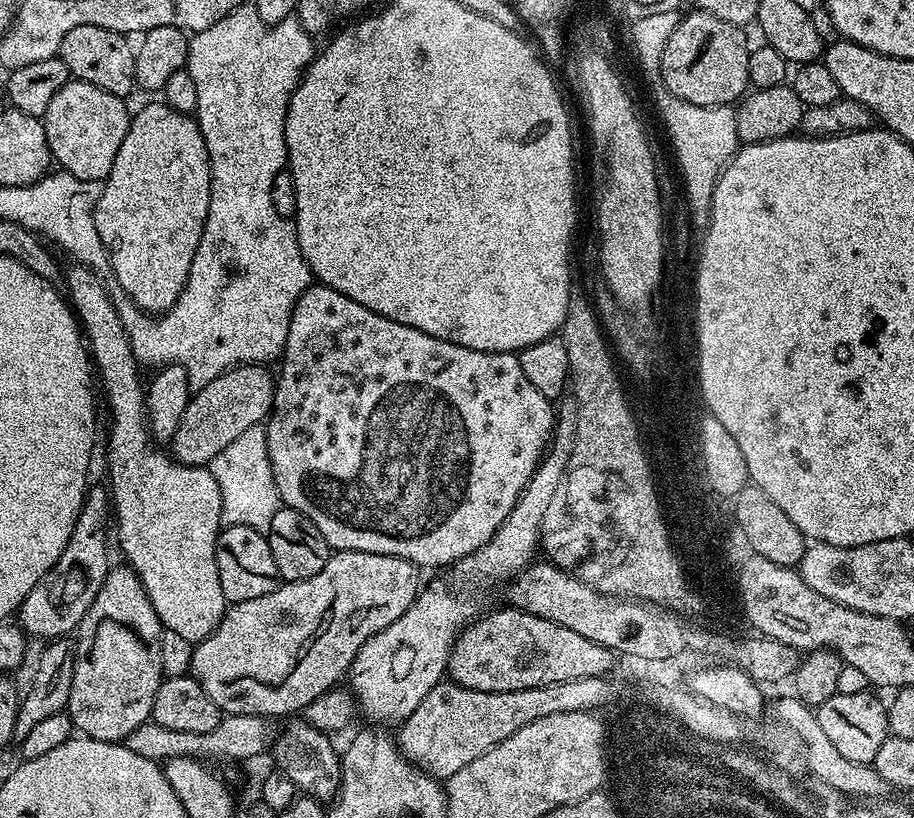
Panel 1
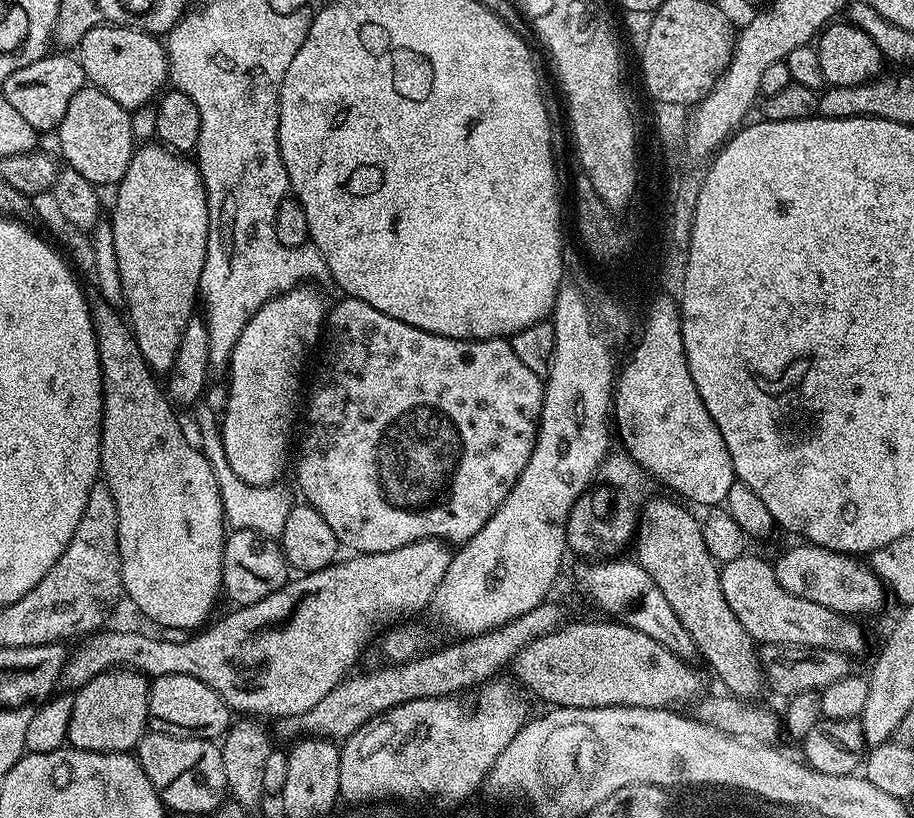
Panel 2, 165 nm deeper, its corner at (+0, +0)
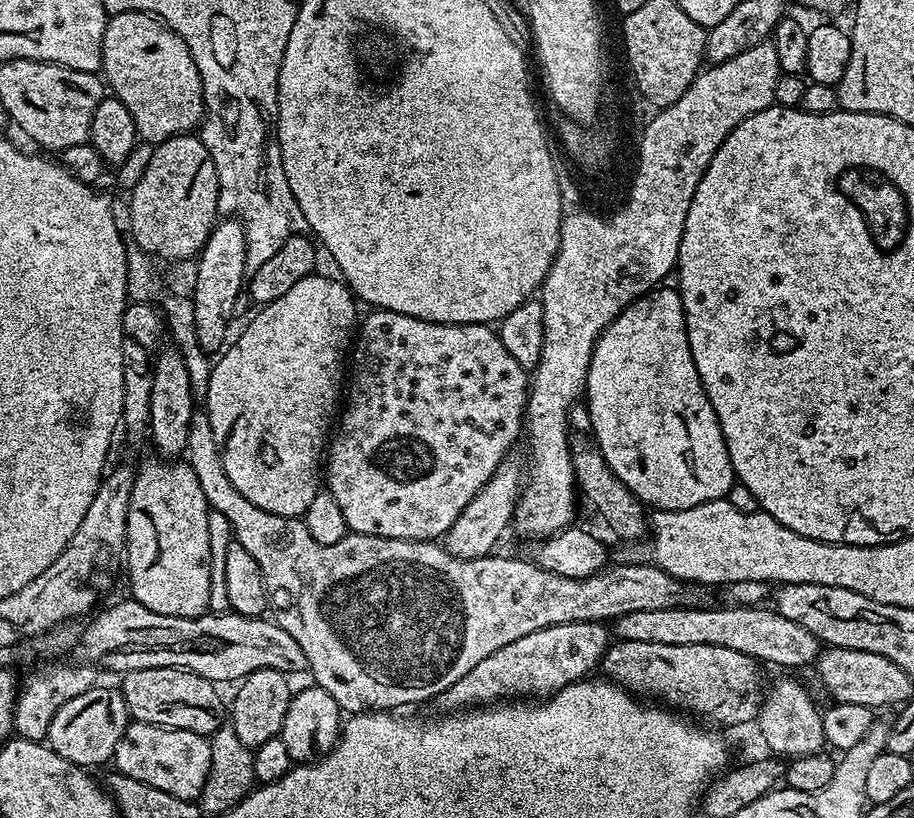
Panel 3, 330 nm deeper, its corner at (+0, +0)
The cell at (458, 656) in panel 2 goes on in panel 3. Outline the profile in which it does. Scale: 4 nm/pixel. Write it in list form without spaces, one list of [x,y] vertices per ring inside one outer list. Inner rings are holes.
[[[677,606],[662,610],[634,610],[630,614],[622,614],[614,620],[614,636],[616,640],[630,642],[662,642],[662,646],[726,646],[730,650],[738,650],[751,660],[761,665],[777,664],[780,668],[804,668],[815,665],[816,657],[822,651],[822,645],[810,630],[798,626],[798,622],[790,622],[790,618],[782,618],[768,606],[723,606],[724,608],[688,608]]]

